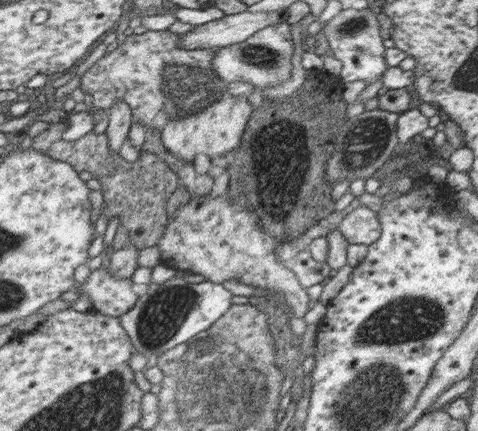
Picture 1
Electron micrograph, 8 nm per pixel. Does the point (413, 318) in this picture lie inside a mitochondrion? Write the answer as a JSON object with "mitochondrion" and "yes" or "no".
{"mitochondrion":"yes"}

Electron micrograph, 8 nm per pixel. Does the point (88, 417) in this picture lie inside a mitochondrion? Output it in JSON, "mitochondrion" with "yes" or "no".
{"mitochondrion":"yes"}

